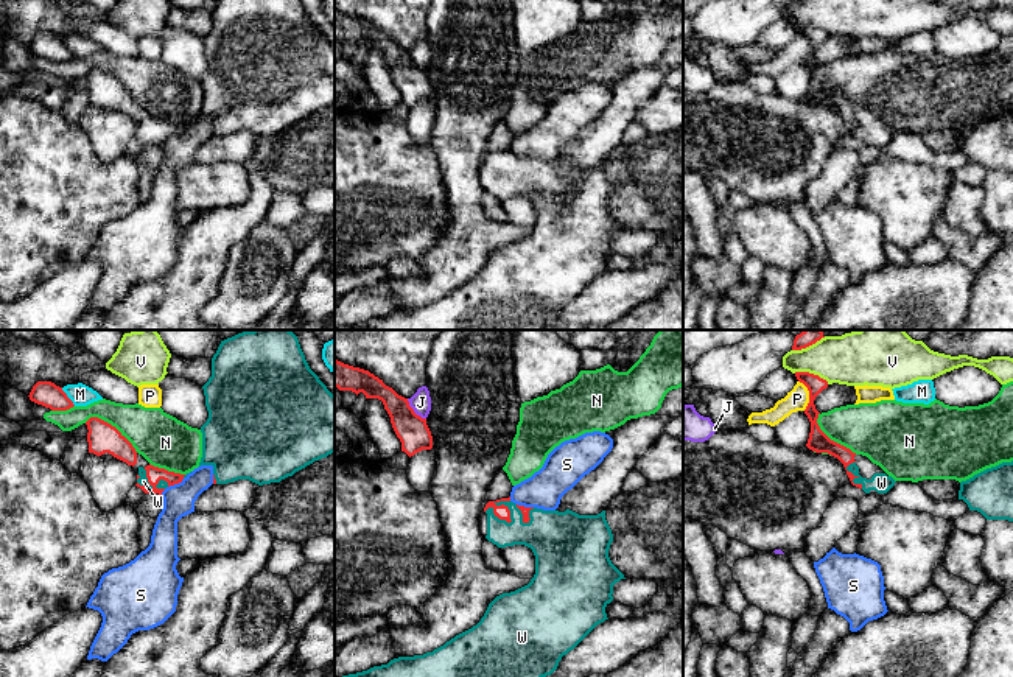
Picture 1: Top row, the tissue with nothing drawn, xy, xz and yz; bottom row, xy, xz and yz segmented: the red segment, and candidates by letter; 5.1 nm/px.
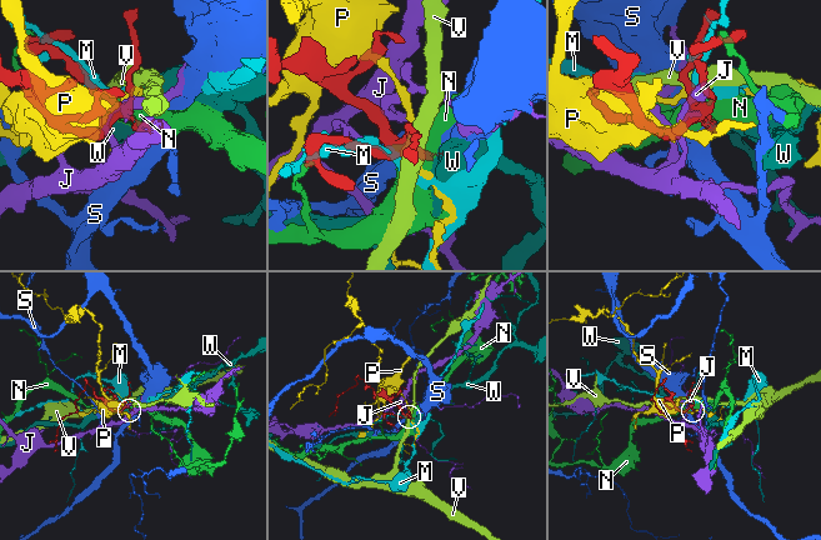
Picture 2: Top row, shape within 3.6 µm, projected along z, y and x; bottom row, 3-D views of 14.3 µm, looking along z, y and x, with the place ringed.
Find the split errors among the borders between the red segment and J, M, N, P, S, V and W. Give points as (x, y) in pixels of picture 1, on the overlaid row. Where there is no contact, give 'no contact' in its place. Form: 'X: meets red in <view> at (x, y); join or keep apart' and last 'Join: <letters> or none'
J: meets red in xz at (413, 411); keep apart
M: meets red in xy at (67, 397); keep apart
N: meets red in xy at (111, 425); keep apart
P: meets red in yz at (809, 396); keep apart
S: meets red in xy at (176, 483); keep apart
V: meets red in yz at (811, 374); keep apart
W: meets red in xz at (498, 517); join
Join: W

